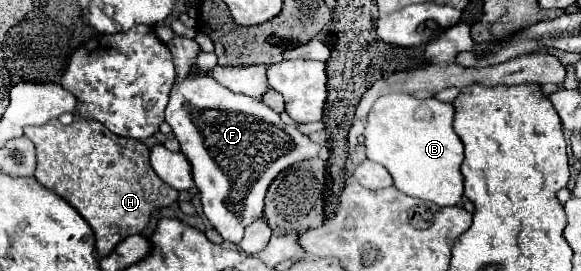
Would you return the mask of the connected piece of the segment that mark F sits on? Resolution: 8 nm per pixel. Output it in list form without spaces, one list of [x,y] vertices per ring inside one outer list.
[[[172,38],[166,46],[172,52],[176,68],[176,82],[166,106],[166,122],[172,126],[182,154],[192,166],[206,218],[224,242],[240,244],[244,228],[262,216],[270,182],[284,168],[318,156],[320,146],[296,126],[284,124],[278,112],[268,108],[262,100],[230,92],[212,76],[194,72],[200,52],[196,40]]]

